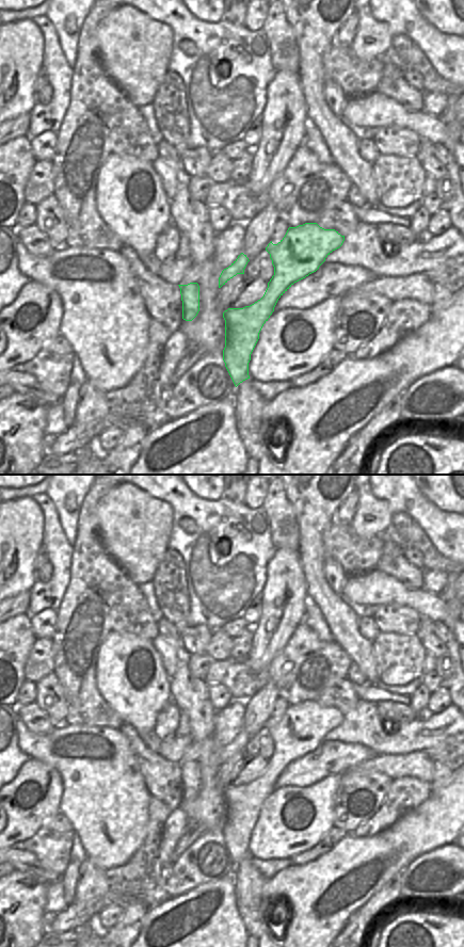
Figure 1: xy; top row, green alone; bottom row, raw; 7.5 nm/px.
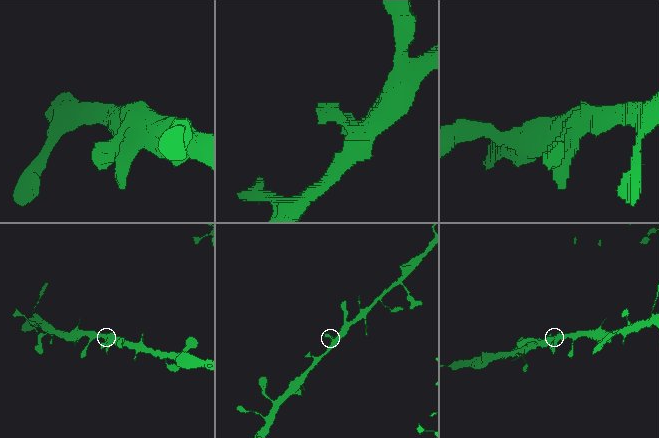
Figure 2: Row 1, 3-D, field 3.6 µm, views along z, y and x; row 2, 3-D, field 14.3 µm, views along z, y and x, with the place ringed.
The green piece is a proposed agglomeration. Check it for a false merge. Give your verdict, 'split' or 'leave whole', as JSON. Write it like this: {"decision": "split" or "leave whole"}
{"decision": "leave whole"}

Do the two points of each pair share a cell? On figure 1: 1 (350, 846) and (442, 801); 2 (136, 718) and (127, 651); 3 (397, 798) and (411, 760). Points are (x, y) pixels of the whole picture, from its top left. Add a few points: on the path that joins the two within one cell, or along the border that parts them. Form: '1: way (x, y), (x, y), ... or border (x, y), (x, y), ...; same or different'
1: way (372, 846), (397, 846), (419, 823); same
2: way (136, 701), (136, 693), (124, 676), (124, 668); same
3: border (392, 779), (417, 777), (429, 782); different

